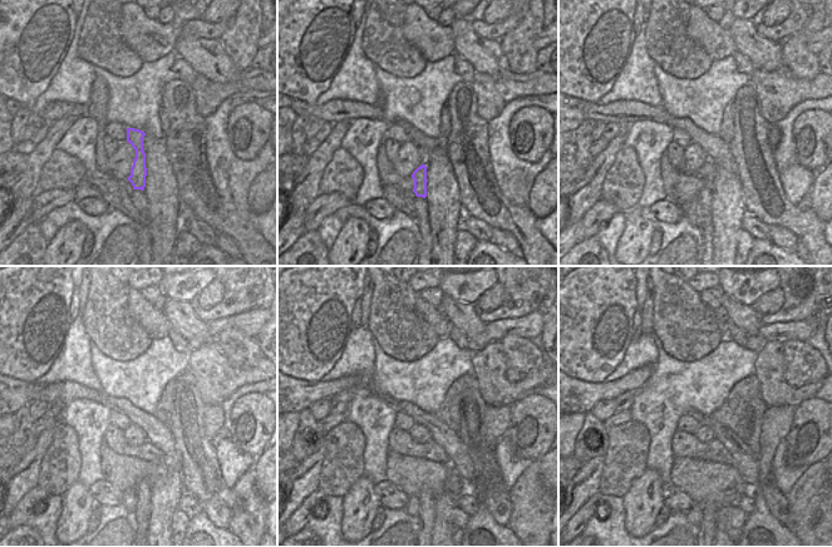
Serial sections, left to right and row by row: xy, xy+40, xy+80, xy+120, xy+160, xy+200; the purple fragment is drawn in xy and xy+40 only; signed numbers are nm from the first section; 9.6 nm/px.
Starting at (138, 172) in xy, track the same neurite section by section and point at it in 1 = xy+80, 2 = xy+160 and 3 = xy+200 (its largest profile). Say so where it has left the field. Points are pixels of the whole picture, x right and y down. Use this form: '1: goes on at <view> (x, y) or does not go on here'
1: goes on at xy+80 (704, 198)
2: goes on at xy+160 (426, 516)
3: goes on at xy+200 (708, 521)

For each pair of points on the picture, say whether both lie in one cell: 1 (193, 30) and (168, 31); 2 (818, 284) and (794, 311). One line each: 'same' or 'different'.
1: different
2: same

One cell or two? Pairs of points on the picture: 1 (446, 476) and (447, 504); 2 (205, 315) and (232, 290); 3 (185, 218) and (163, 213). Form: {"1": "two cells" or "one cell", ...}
{"1": "two cells", "2": "one cell", "3": "two cells"}

